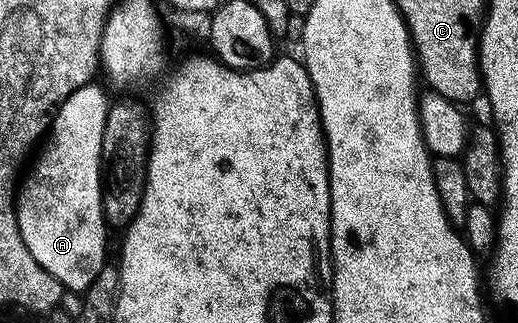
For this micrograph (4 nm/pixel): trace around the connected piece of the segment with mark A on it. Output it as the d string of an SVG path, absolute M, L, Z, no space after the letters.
M93 83L78 87L74 95L70 95L56 111L52 124L46 134L46 140L39 150L40 158L32 170L27 170L16 198L16 218L22 239L26 247L30 247L30 255L58 279L65 290L83 294L90 283L94 283L94 275L102 271L106 264L104 257L104 208L102 207L102 191L100 190L100 156L102 155L102 131L106 127L106 115L110 108L110 100Z

